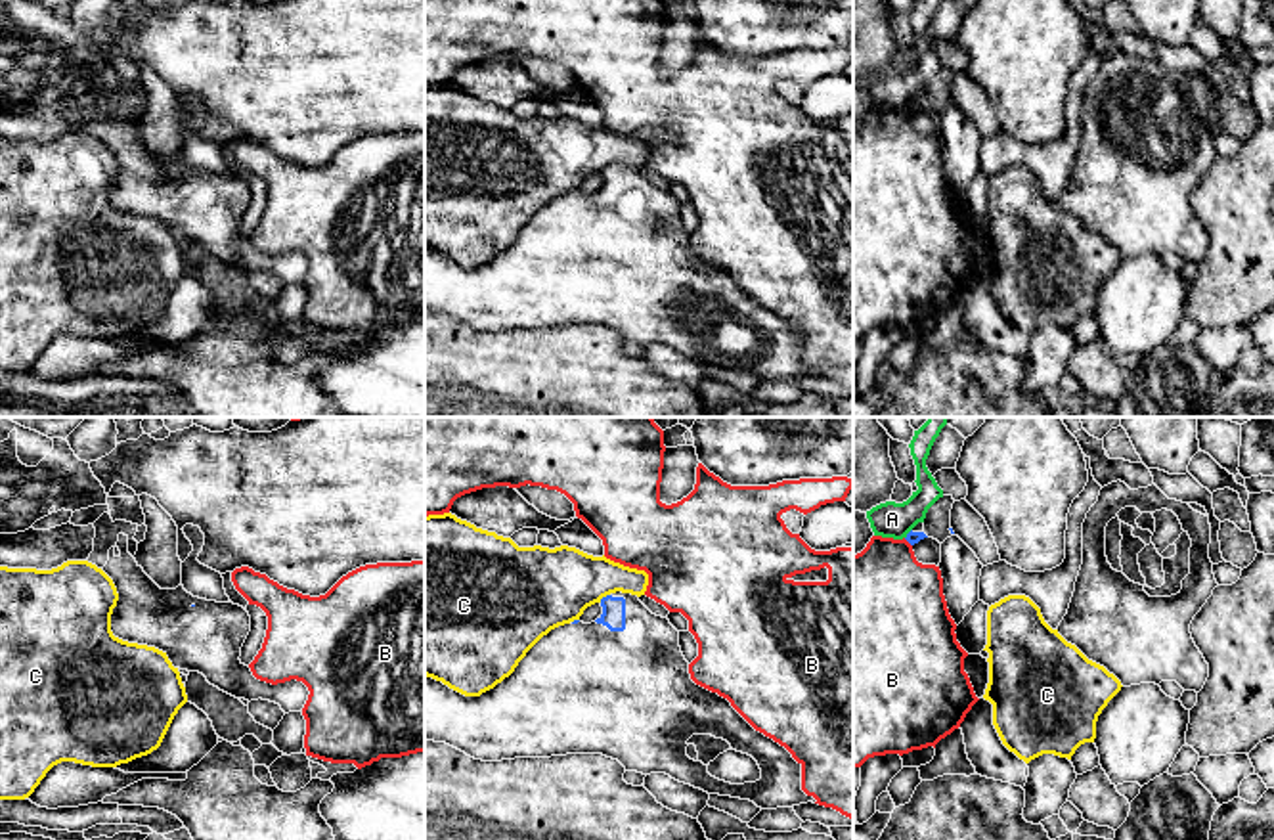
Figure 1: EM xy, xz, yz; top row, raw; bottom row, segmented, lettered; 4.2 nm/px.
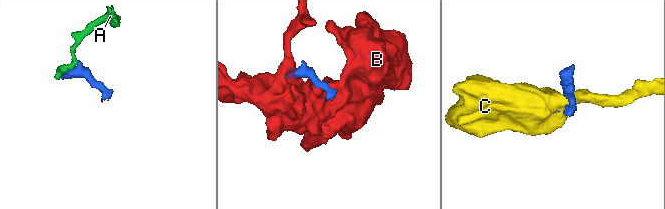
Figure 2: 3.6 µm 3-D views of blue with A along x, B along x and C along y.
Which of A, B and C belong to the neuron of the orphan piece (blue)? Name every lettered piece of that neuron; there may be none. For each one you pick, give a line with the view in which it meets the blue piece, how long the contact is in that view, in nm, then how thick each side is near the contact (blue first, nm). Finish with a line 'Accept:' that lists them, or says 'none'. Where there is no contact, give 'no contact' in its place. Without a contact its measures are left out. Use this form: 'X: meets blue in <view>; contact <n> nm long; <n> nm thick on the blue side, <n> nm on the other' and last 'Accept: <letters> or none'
Accept: none

